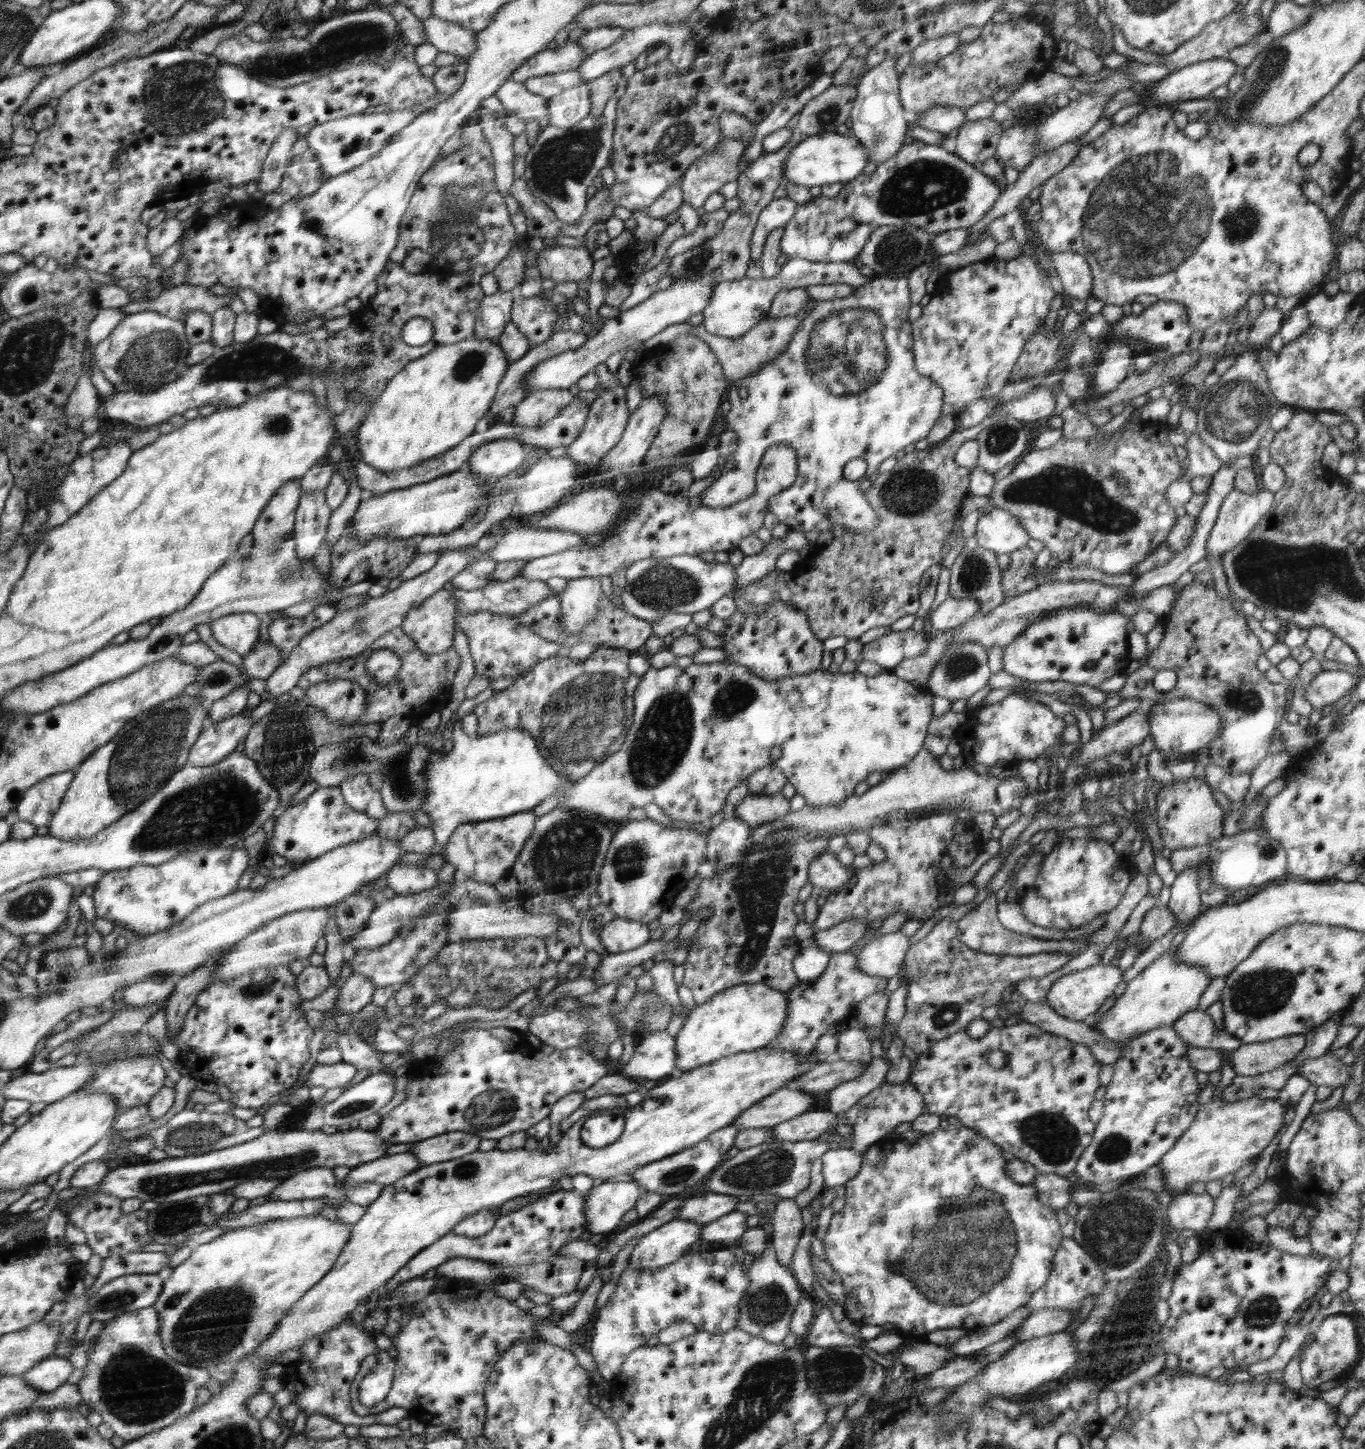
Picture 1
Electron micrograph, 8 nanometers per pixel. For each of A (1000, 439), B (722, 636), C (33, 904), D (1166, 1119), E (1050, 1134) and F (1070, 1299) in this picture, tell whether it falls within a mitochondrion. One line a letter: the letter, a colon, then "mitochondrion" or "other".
A: mitochondrion
B: other
C: mitochondrion
D: other
E: mitochondrion
F: other

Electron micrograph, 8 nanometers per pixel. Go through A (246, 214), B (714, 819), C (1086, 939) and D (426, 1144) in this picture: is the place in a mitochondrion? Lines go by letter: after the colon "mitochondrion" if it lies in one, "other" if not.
A: other
B: other
C: other
D: other

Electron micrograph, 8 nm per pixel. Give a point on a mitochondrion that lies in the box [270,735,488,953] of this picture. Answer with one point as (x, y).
(397, 768)

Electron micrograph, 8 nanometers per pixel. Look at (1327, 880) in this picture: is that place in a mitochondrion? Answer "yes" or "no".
no

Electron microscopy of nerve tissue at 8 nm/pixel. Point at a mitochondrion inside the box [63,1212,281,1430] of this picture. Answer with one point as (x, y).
(137, 1389)

